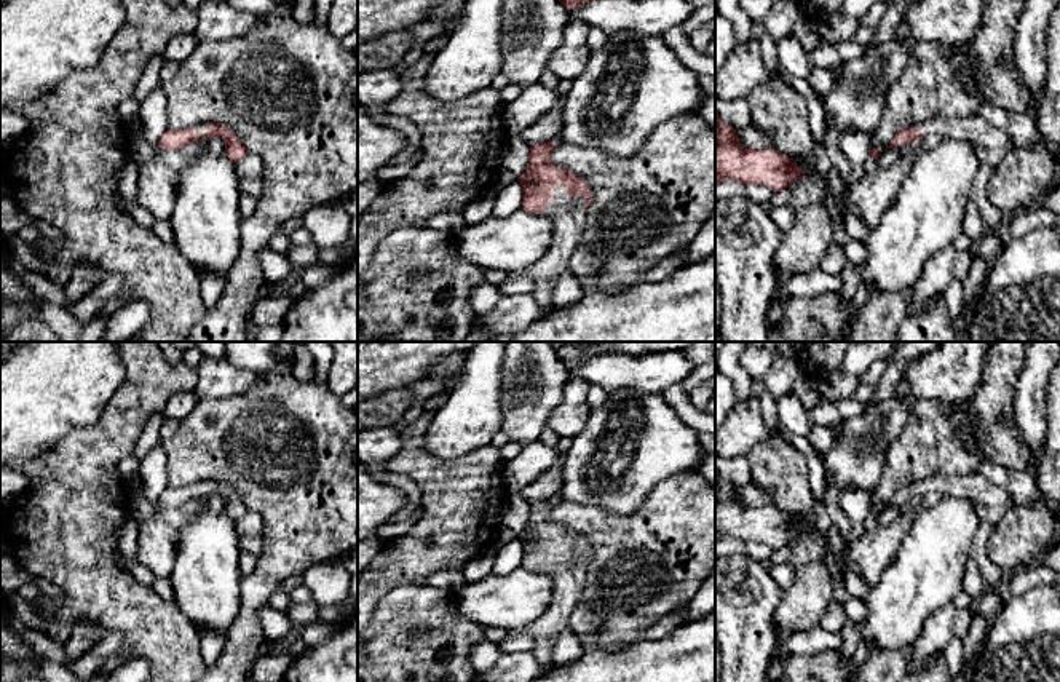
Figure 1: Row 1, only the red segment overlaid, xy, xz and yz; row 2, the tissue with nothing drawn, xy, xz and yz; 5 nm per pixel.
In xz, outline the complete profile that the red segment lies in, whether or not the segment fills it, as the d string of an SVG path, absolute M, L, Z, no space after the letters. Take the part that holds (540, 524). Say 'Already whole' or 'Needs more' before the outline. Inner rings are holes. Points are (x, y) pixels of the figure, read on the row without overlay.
Needs more. M554 497L532 502L527 527L517 535L524 551L520 565L554 580L554 601L548 612L517 631L535 640L530 652L538 658L543 677L560 666L552 656L552 640L583 602L587 564L592 561L589 541L551 519L554 506Z

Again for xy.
Needs more. M200 481L184 487L166 487L160 498L161 508L179 508L190 500L204 498L208 495L222 495L225 498L223 511L233 519L241 519L249 510L241 497L223 481Z

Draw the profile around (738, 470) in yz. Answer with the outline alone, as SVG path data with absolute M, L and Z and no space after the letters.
M747 454L738 457L715 455L715 471L734 487L746 486L752 481L752 462Z

